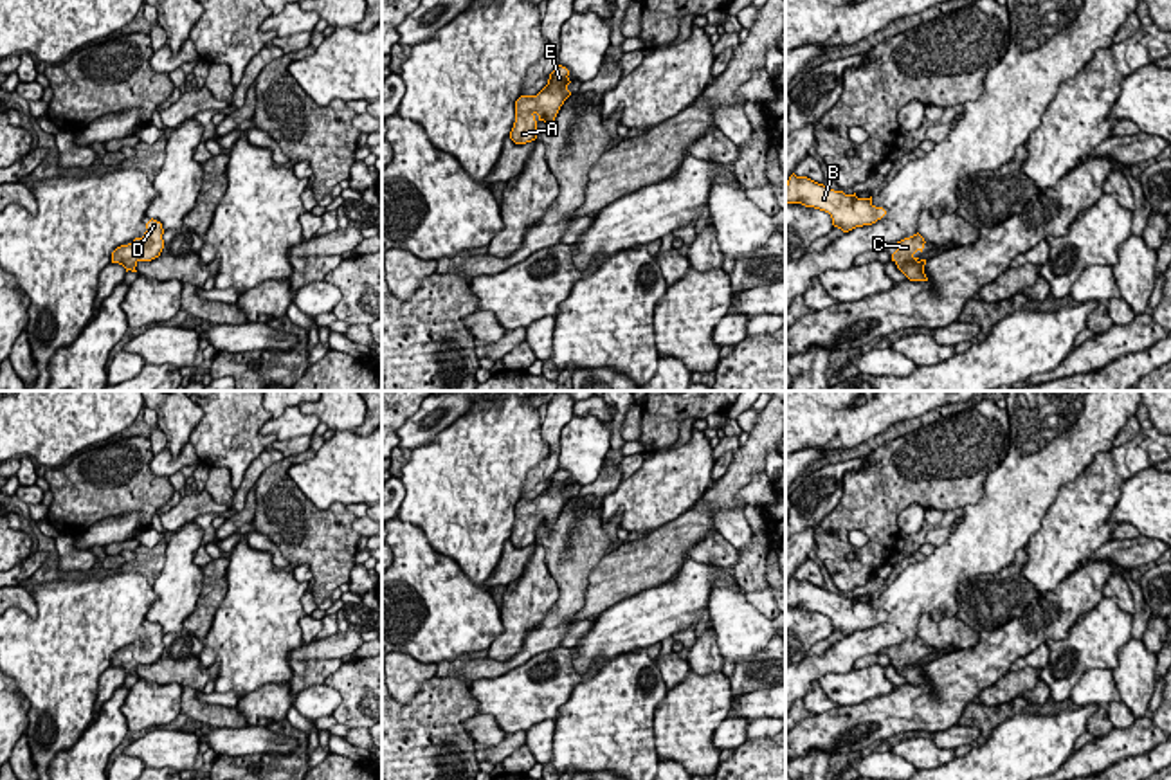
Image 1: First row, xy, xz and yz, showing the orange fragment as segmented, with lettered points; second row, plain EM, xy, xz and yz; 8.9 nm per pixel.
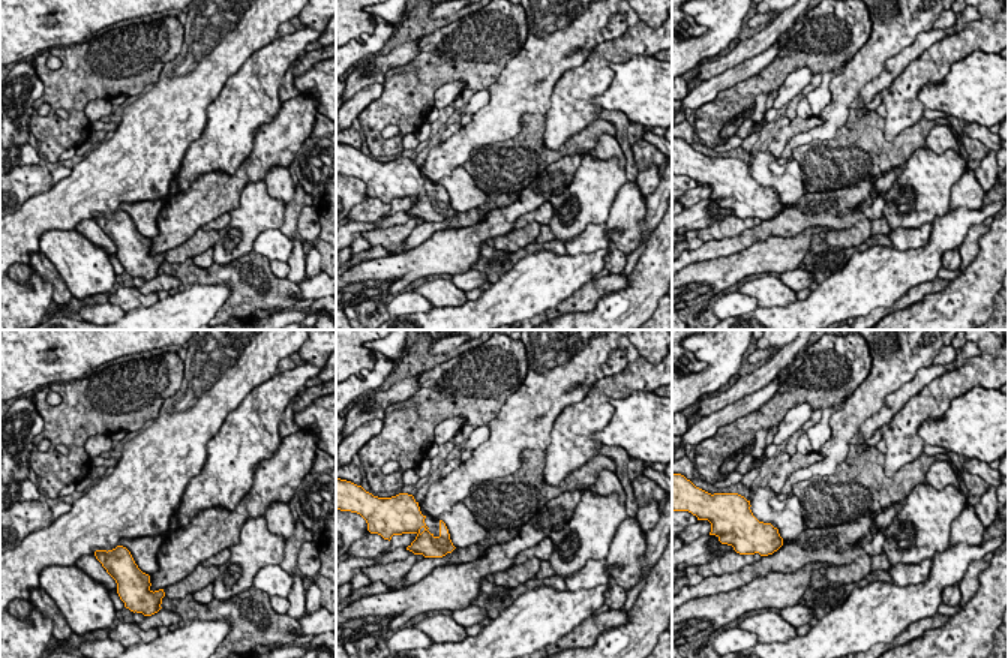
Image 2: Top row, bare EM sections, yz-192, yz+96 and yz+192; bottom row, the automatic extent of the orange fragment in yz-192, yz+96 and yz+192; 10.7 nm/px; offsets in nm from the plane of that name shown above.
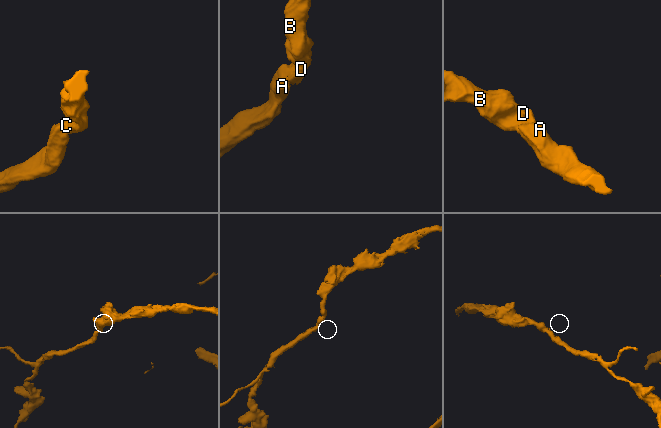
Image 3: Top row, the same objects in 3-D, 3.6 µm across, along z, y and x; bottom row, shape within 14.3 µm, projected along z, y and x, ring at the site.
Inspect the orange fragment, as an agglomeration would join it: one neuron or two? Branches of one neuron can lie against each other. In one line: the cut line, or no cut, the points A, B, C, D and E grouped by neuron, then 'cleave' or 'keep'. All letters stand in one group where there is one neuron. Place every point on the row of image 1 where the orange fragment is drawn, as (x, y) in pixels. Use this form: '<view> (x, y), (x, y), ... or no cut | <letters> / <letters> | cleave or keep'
no cut | A B C D E | keep

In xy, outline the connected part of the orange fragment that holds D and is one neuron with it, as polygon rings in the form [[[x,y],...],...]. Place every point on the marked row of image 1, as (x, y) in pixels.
[[[150,220],[146,223],[146,232],[142,238],[135,238],[128,245],[121,245],[112,252],[112,263],[119,263],[132,272],[137,272],[135,267],[139,261],[151,261],[160,256],[164,249],[164,229],[162,223],[157,220]]]

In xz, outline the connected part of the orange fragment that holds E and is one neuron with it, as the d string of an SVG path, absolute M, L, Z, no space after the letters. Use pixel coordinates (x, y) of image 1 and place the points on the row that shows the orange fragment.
M558 65L548 79L548 85L537 95L521 95L515 101L515 122L510 139L515 144L526 144L537 139L537 122L549 126L564 101L571 95L567 90L569 70Z

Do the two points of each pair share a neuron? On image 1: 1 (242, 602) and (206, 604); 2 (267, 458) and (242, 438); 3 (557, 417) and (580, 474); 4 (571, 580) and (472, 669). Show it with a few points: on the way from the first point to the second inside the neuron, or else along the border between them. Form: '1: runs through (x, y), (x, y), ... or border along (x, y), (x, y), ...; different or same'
1: border along (226, 579), (226, 597), (202, 640); different
2: border along (271, 445), (251, 463), (238, 489); different
3: border along (573, 417), (561, 433), (557, 467); different
4: runs through (562, 611), (516, 662), (503, 667); same

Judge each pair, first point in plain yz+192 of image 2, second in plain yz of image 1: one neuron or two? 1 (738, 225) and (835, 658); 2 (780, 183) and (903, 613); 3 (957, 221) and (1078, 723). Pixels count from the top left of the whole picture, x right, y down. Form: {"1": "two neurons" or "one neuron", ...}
{"1": "two neurons", "2": "two neurons", "3": "one neuron"}

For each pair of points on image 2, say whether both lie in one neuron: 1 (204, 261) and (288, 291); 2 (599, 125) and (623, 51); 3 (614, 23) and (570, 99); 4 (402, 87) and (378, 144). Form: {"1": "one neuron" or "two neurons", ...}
{"1": "two neurons", "2": "two neurons", "3": "two neurons", "4": "one neuron"}

